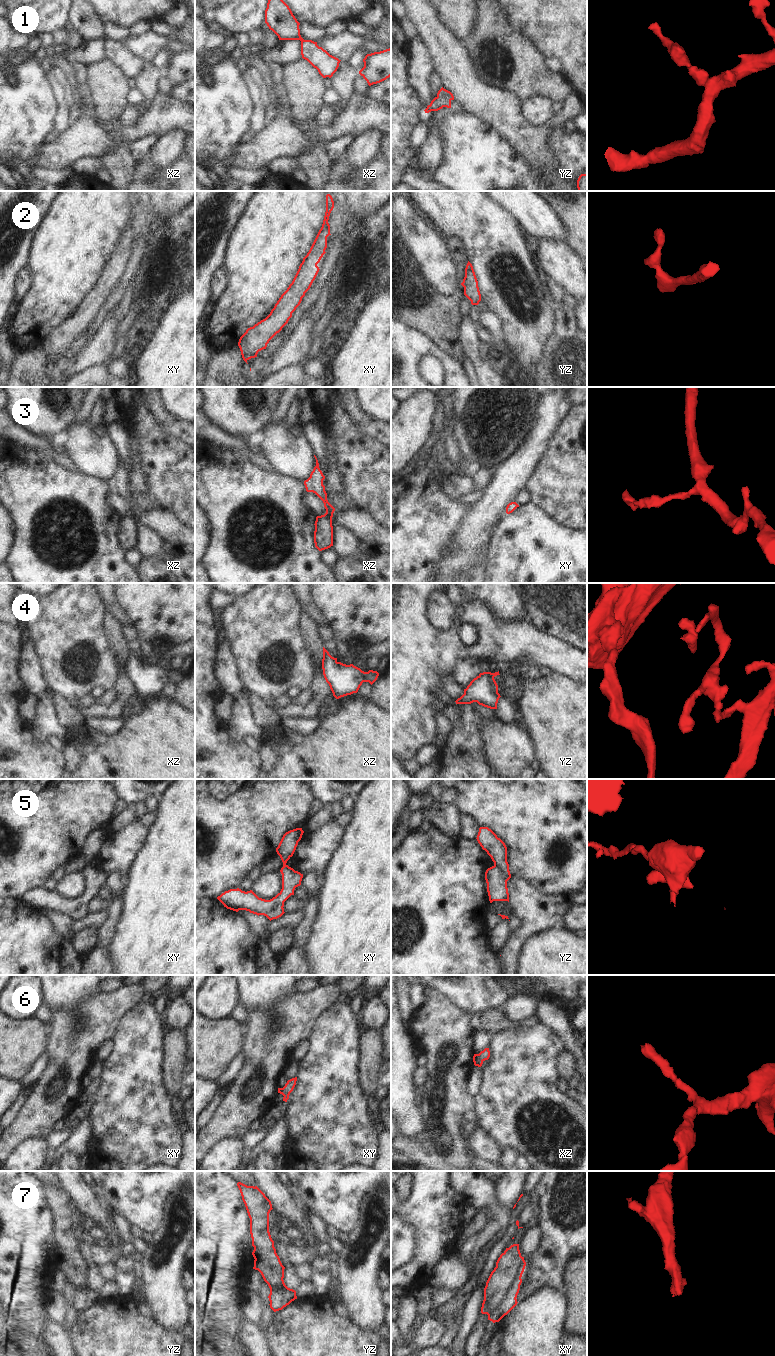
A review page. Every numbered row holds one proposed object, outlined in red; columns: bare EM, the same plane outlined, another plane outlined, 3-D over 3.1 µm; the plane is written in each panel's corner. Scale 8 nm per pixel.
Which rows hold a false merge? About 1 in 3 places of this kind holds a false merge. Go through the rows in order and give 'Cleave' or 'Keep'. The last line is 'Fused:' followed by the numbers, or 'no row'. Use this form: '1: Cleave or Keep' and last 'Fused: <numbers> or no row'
1: Keep
2: Keep
3: Keep
4: Keep
5: Cleave
6: Keep
7: Keep
Fused: 5

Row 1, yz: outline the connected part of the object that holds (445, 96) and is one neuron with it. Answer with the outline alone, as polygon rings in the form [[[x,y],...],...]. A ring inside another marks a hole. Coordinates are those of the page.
[[[442,87],[424,111],[429,113],[431,111],[438,111],[443,107],[451,108],[452,100],[454,100],[453,94]]]

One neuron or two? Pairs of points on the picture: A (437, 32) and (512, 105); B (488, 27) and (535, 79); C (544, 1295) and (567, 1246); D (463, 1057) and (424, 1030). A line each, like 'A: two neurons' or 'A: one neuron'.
A: one neuron
B: one neuron
C: two neurons
D: one neuron

